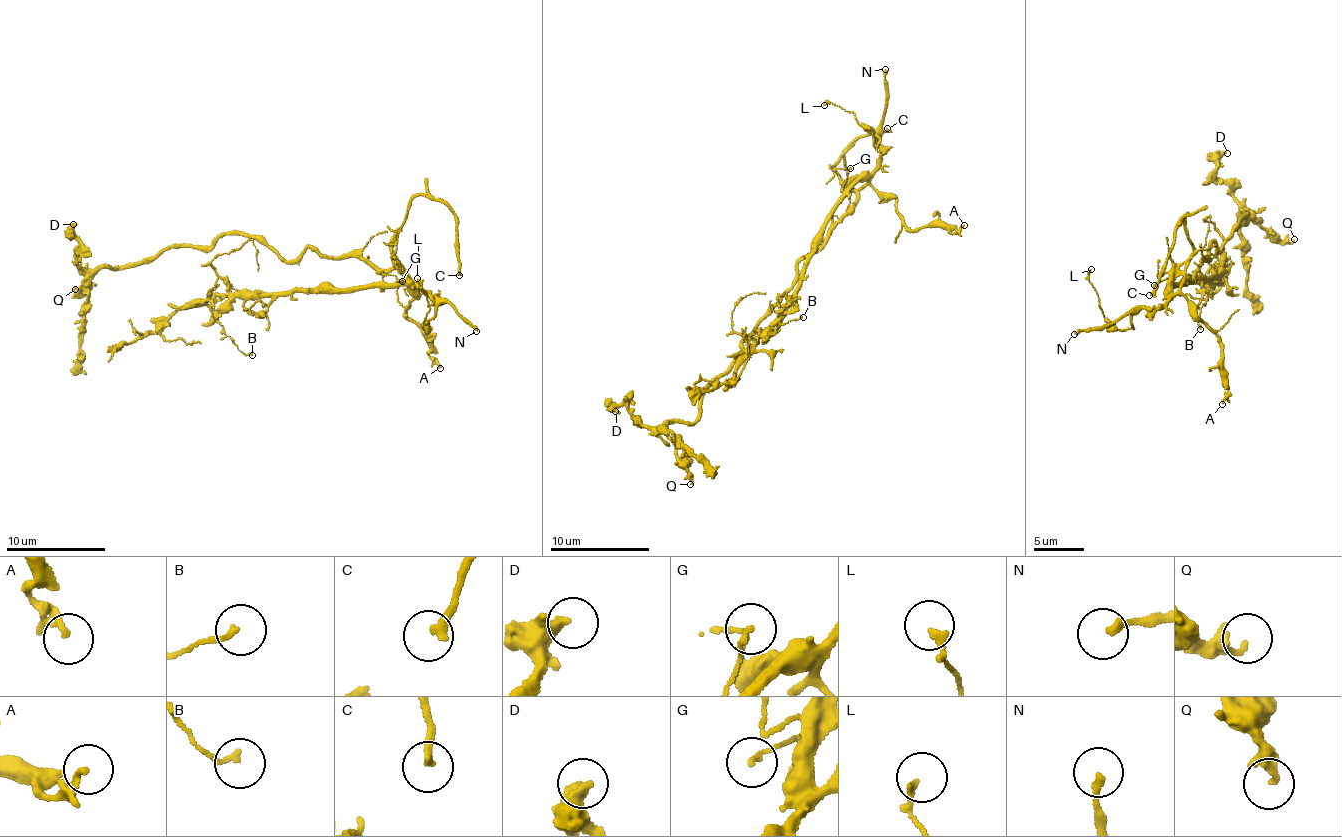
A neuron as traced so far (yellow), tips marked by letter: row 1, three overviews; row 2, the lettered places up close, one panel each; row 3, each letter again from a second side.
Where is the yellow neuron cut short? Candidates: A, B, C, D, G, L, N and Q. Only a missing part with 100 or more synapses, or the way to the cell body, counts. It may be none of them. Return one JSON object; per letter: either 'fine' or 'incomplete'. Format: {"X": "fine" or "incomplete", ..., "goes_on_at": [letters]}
{"A": "fine", "B": "fine", "C": "incomplete", "D": "fine", "G": "fine", "L": "fine", "N": "fine", "Q": "fine", "goes_on_at": ["C"]}

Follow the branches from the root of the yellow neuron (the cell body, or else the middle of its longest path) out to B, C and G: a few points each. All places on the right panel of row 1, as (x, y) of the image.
B: (1204, 262), (1191, 281), (1178, 275), (1165, 288), (1217, 270), (1217, 285), (1200, 309), (1200, 329)
C: (1204, 262), (1197, 265), (1191, 281), (1185, 274), (1193, 255), (1186, 214), (1178, 223), (1158, 288), (1149, 295)
G: (1204, 262), (1197, 265), (1191, 281), (1185, 274), (1178, 275), (1167, 290), (1168, 278), (1154, 285)

